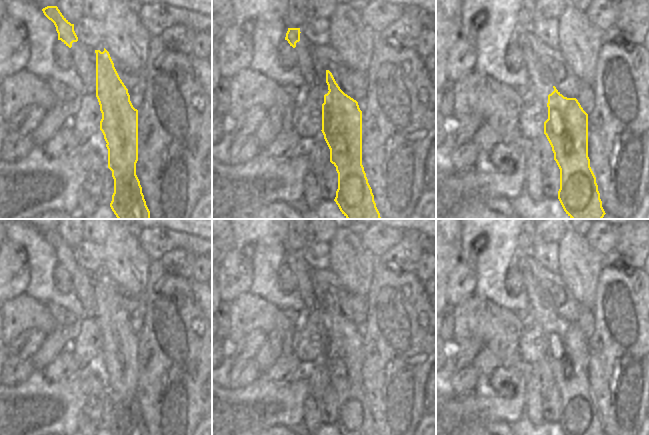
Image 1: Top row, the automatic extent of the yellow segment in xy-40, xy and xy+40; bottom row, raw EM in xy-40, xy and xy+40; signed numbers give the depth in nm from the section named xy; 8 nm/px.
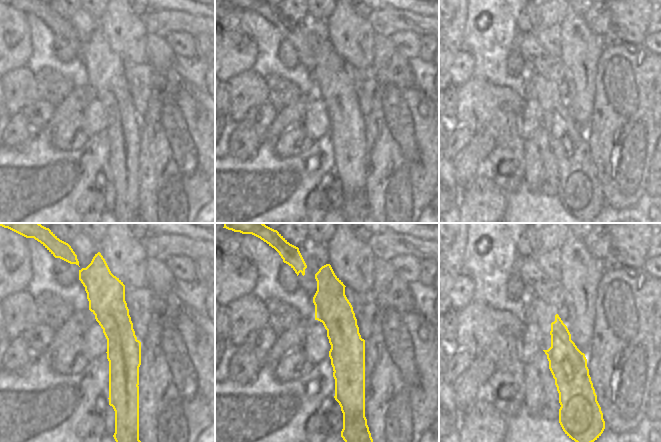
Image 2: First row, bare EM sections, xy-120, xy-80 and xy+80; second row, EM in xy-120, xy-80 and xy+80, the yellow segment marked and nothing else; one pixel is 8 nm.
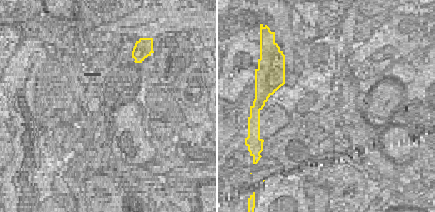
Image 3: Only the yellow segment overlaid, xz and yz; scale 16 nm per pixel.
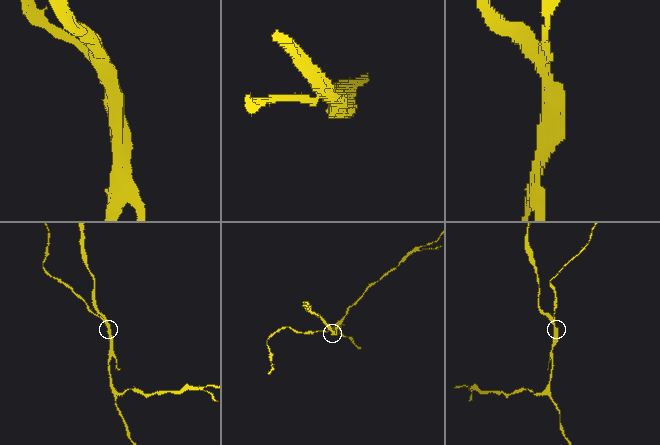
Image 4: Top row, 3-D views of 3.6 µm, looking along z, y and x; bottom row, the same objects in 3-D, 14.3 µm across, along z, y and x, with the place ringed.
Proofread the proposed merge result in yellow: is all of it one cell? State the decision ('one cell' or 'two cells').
two cells

